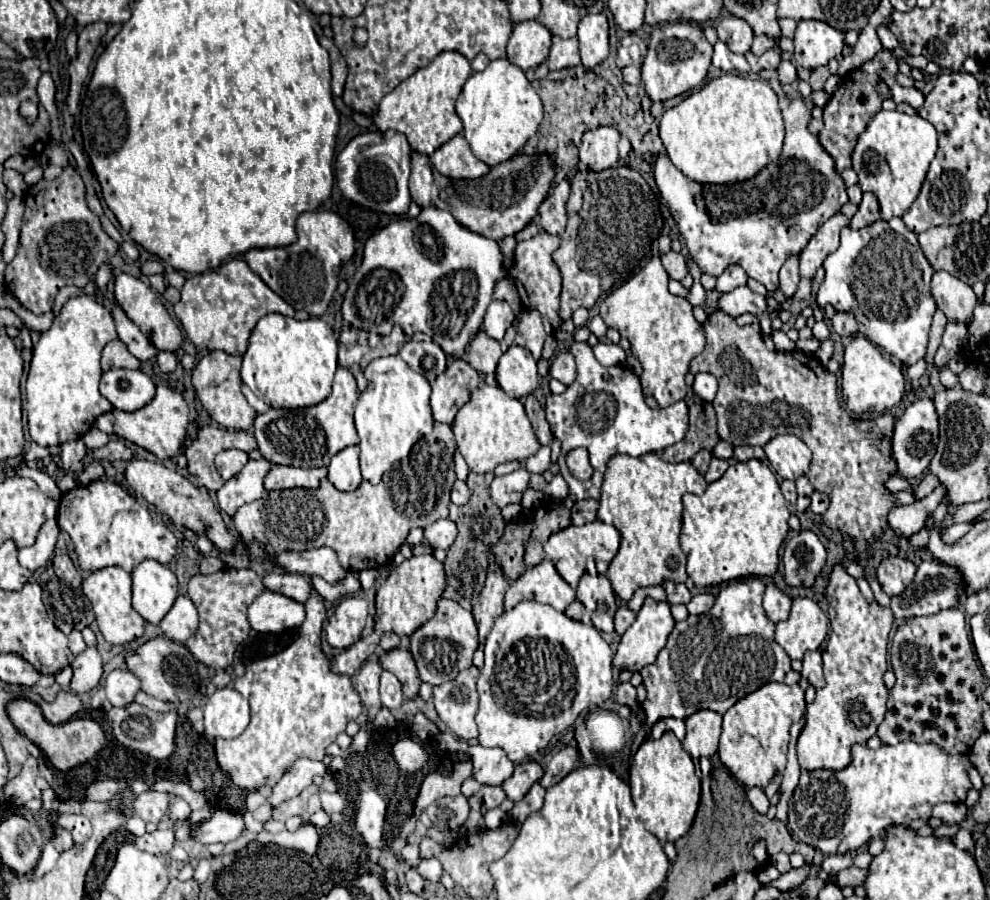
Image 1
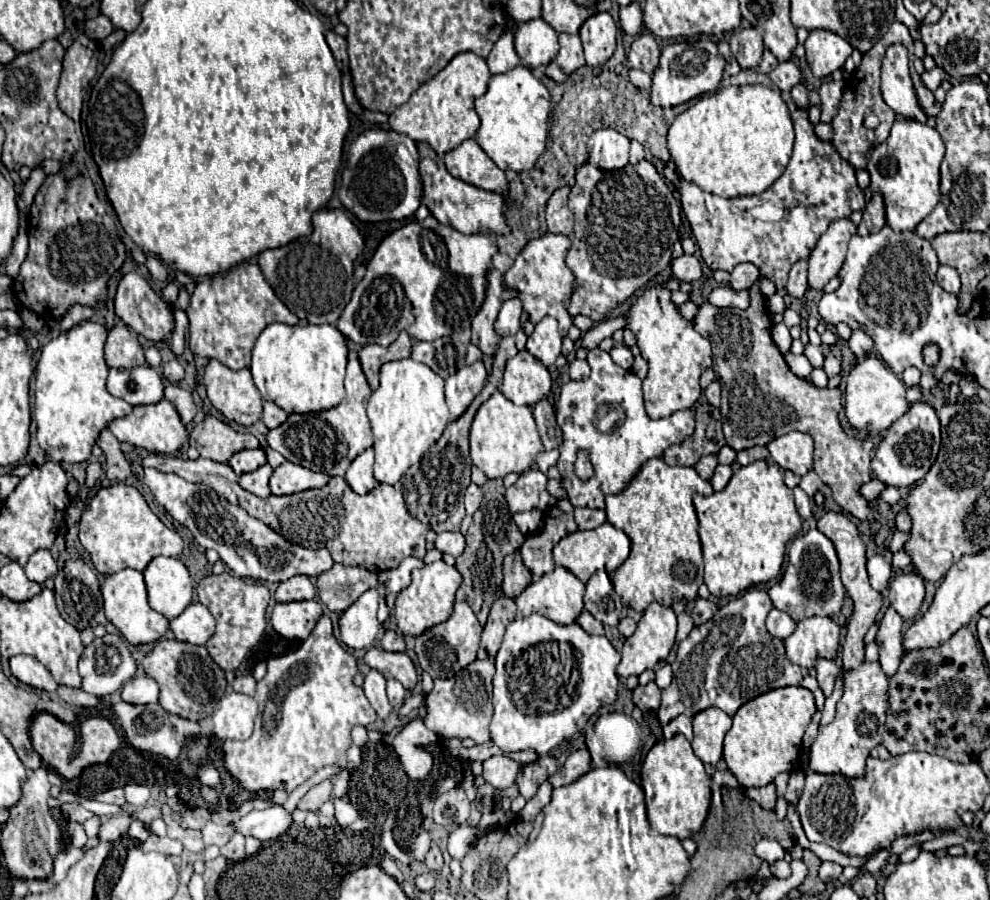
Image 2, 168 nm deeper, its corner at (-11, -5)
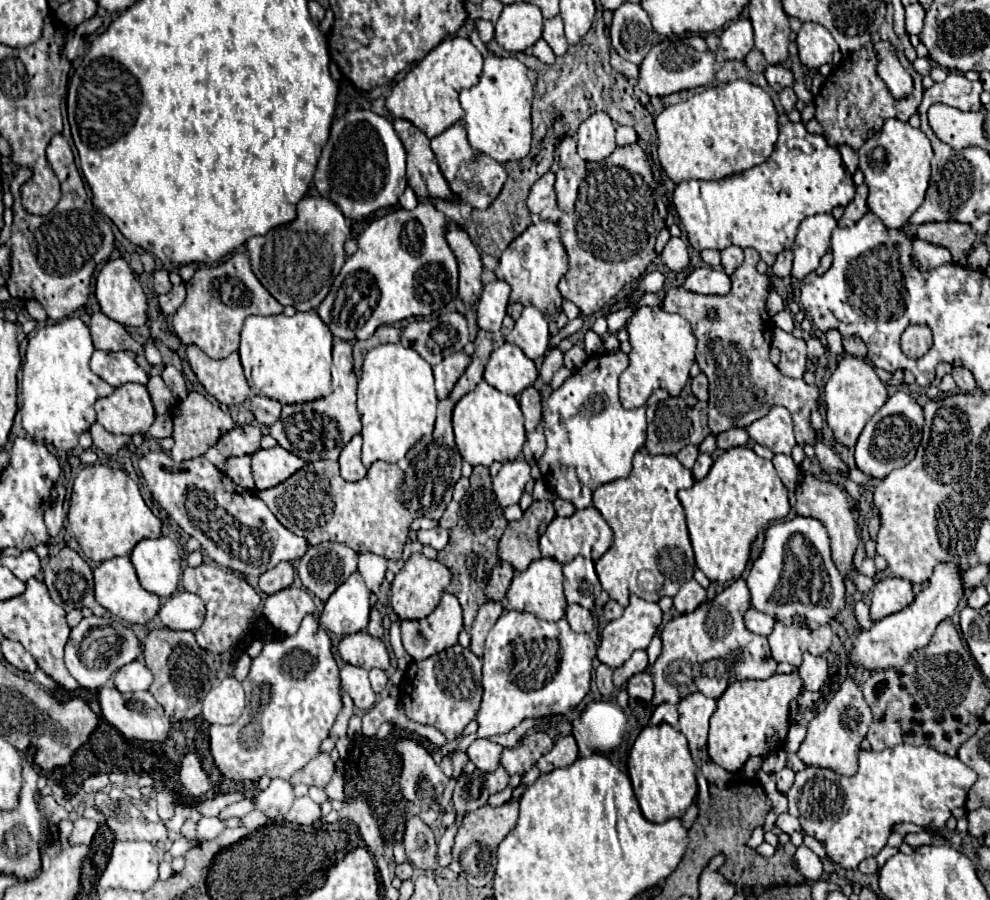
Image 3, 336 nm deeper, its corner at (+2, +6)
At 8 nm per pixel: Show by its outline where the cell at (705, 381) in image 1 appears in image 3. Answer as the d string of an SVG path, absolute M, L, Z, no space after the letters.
M702 372L692 380L692 394L702 402L708 400L708 378Z

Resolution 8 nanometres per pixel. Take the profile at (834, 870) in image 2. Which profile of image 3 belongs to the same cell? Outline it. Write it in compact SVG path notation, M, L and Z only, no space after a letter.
M804 844L796 848L792 864L796 864L796 870L806 880L812 880L812 882L816 882L820 878L820 874L822 874L822 862L820 862L820 858L810 848L806 848Z

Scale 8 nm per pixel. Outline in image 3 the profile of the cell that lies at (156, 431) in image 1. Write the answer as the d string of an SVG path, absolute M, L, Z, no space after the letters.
M122 384L120 388L116 388L112 392L112 396L104 396L104 398L96 400L94 408L98 414L98 422L112 434L132 436L138 432L146 432L154 422L154 406L150 402L150 394L148 394L146 386L142 386L142 384Z

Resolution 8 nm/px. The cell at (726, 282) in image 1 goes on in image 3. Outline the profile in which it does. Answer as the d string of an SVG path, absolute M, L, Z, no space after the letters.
M732 246L722 250L722 268L726 274L732 274L744 260L744 252L740 246Z

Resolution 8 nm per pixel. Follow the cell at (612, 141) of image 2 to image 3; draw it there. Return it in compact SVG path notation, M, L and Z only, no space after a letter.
M594 112L578 128L578 154L588 162L608 158L614 148L614 122L606 112Z

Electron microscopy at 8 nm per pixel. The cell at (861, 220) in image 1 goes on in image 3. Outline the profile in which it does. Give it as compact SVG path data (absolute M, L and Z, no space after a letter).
M860 184L856 188L854 200L844 208L844 216L838 220L838 226L852 226L854 222L858 222L868 212L866 198L868 198L868 186L866 184Z

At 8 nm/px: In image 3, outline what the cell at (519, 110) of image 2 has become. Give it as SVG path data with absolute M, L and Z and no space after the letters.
M476 28L472 32L472 43L482 52L484 64L480 82L460 92L468 142L474 150L488 154L500 164L506 164L510 160L522 160L530 152L532 140L530 106L534 98L534 84L528 78L528 68L516 56L492 56L485 50Z

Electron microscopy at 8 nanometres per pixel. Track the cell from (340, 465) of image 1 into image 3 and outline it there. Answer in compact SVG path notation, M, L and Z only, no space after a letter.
M356 434L346 448L342 450L338 462L340 462L340 470L342 470L342 478L348 482L356 482L360 478L366 476L366 468L360 462L360 448L362 448L362 436Z

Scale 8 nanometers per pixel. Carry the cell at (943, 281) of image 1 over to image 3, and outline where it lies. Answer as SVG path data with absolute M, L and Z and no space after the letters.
M912 238L912 258L920 270L934 270L942 264L952 262L948 248L924 242L920 238Z

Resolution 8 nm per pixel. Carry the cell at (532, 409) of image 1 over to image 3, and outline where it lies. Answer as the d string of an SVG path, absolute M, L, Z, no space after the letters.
M528 386L520 394L520 408L522 408L522 414L524 414L524 428L526 428L526 432L532 432L542 420L540 392L534 386Z

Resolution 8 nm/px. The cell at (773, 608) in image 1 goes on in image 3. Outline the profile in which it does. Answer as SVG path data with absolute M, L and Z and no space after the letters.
M748 608L746 614L744 614L744 624L750 632L760 634L760 636L768 636L774 628L774 618L768 616L768 614L762 614L754 608Z

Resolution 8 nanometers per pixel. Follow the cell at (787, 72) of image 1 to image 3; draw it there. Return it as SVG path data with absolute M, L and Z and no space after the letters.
M784 88L780 92L780 102L782 102L782 106L784 106L786 112L794 110L794 106L796 106L796 94L794 94L794 90L792 88Z

